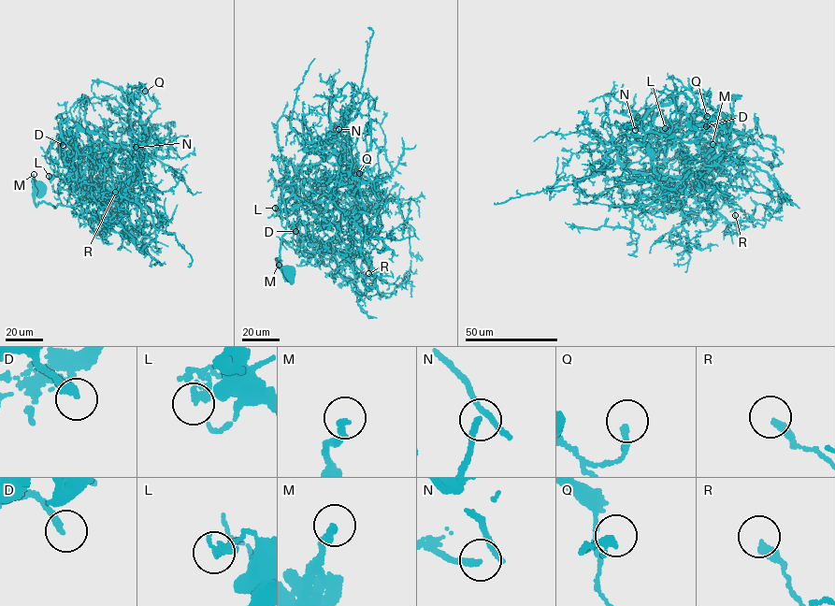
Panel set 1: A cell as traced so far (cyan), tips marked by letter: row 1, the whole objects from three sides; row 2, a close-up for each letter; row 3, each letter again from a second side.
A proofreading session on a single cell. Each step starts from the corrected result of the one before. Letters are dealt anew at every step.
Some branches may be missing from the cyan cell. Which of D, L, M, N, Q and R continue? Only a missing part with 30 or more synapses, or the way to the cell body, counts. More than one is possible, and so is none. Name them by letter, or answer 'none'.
N

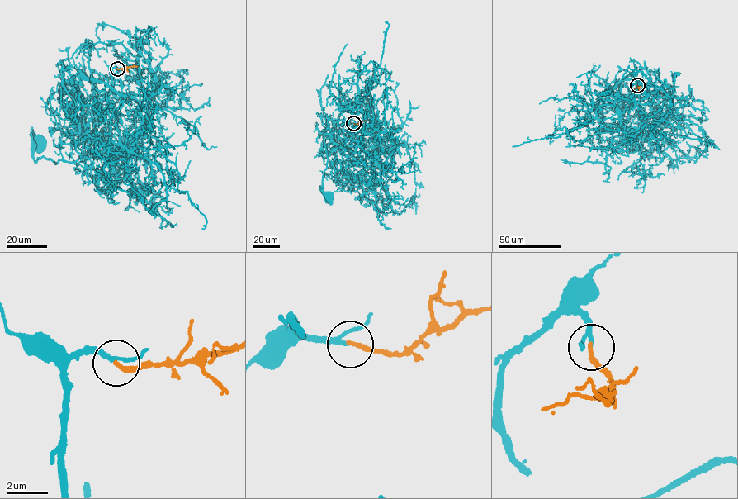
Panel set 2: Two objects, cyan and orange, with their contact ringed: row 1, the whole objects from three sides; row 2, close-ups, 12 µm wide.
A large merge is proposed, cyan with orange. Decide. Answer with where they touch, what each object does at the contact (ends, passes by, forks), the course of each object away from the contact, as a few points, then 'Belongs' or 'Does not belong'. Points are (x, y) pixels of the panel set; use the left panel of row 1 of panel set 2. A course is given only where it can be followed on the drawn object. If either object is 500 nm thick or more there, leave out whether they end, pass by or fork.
Place: (117, 68). At the ring cyan passes by. At the ring orange ends. Course of cyan: (117, 68), (80, 116), (106, 149), (86, 138), (74, 161), (35, 161), (40, 144). Course of orange: (117, 68), (137, 67). Belongs

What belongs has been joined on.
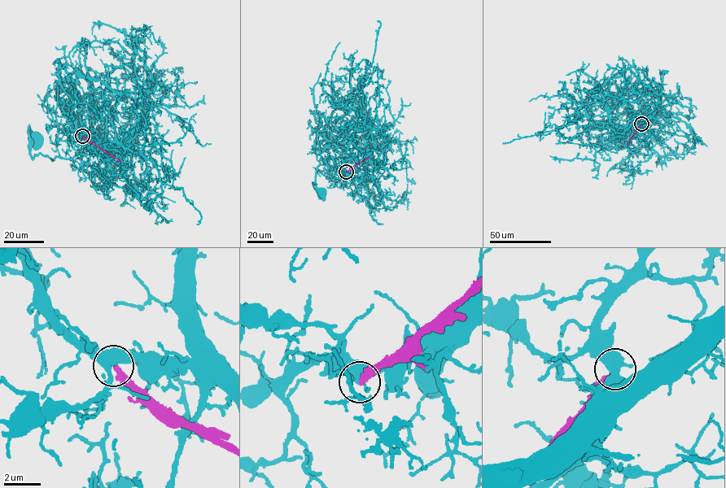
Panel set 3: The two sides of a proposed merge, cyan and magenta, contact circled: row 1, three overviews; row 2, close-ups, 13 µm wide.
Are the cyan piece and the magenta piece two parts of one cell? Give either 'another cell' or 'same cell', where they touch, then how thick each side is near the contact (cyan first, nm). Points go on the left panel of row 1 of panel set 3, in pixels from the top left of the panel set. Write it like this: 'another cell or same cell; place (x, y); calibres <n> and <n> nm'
another cell; place (82, 136); calibres 500 and 300 nm

